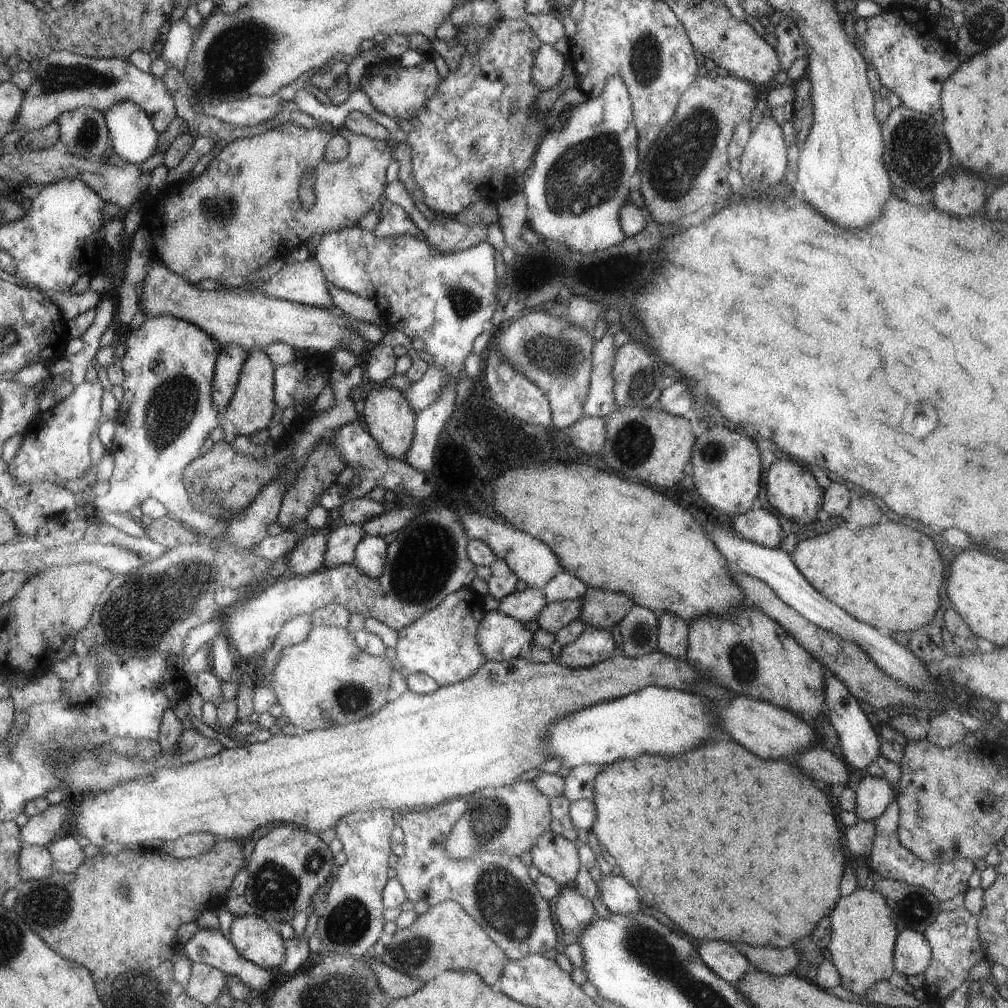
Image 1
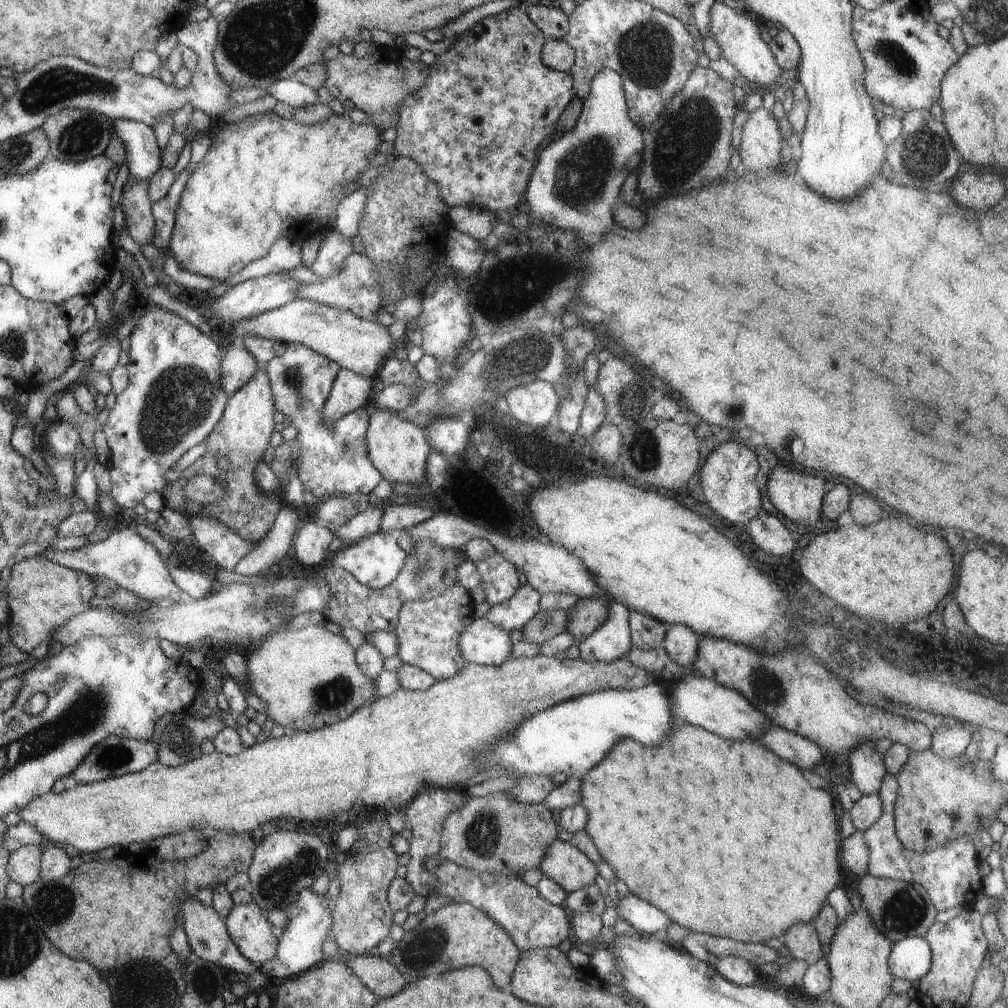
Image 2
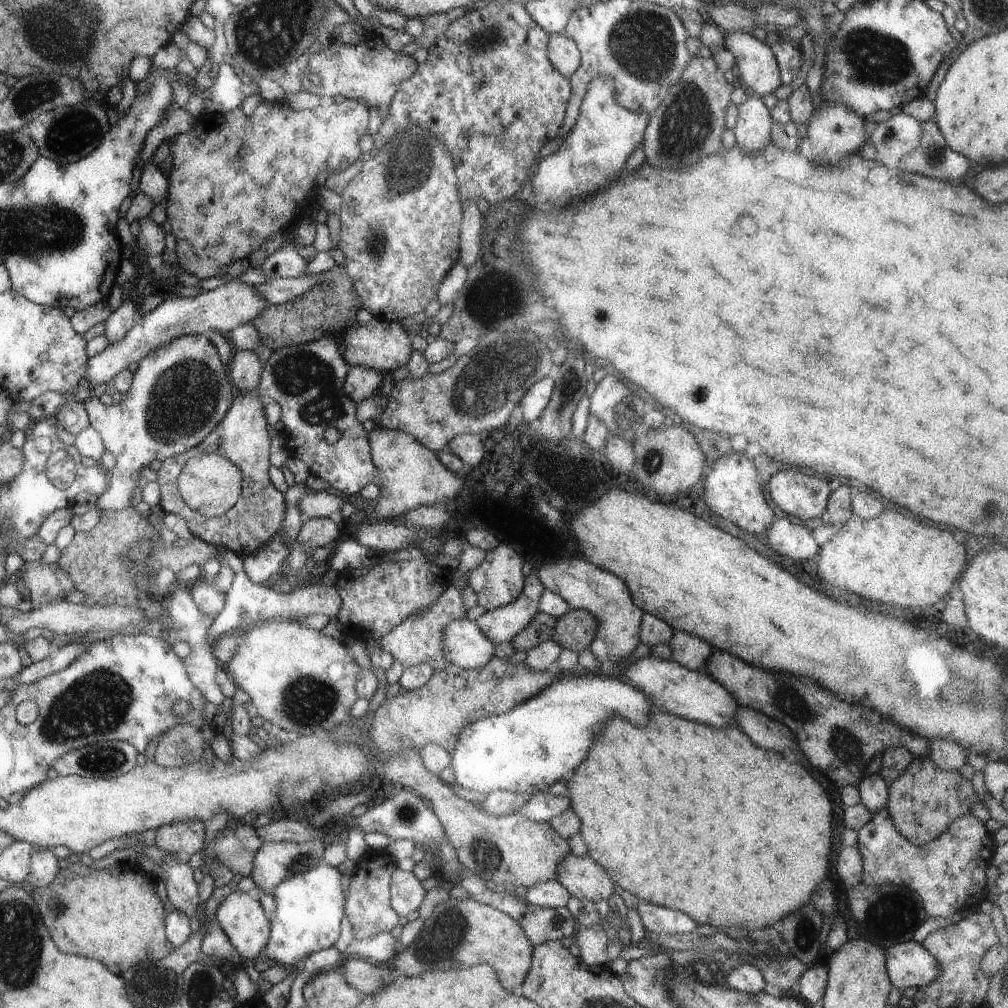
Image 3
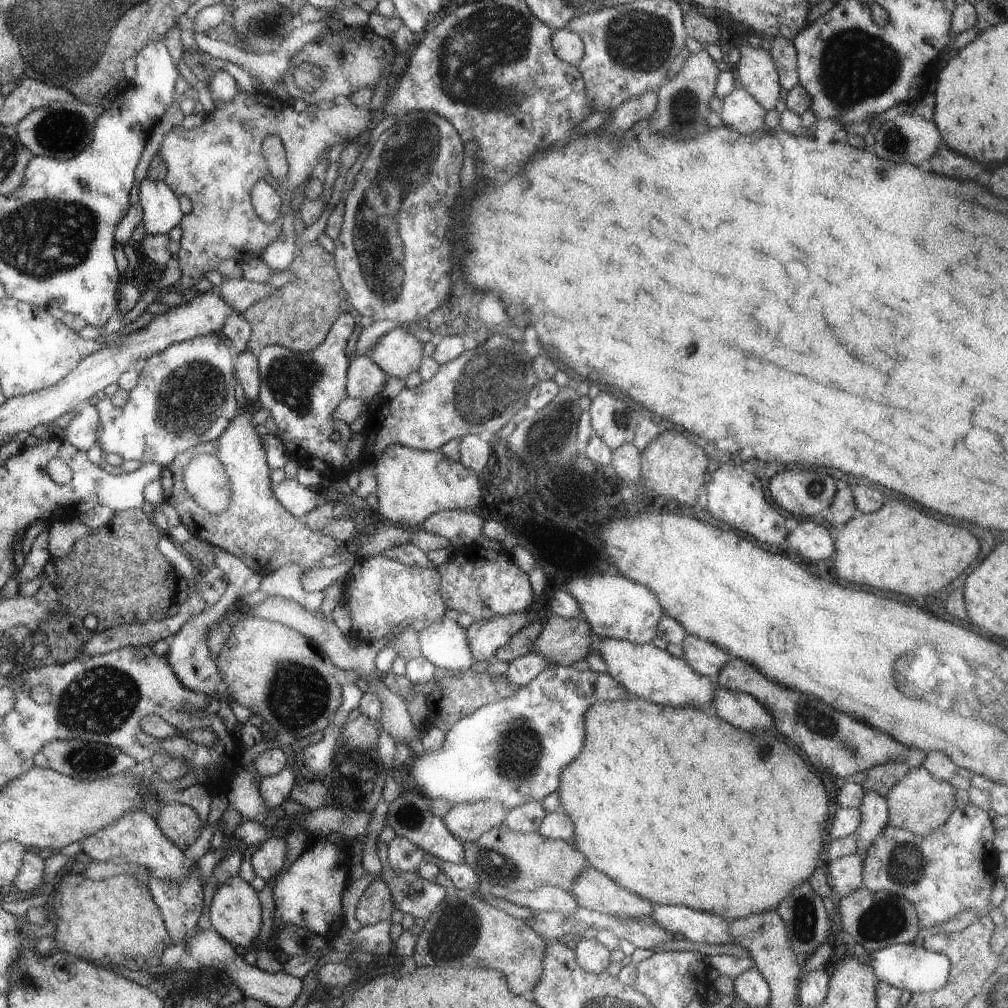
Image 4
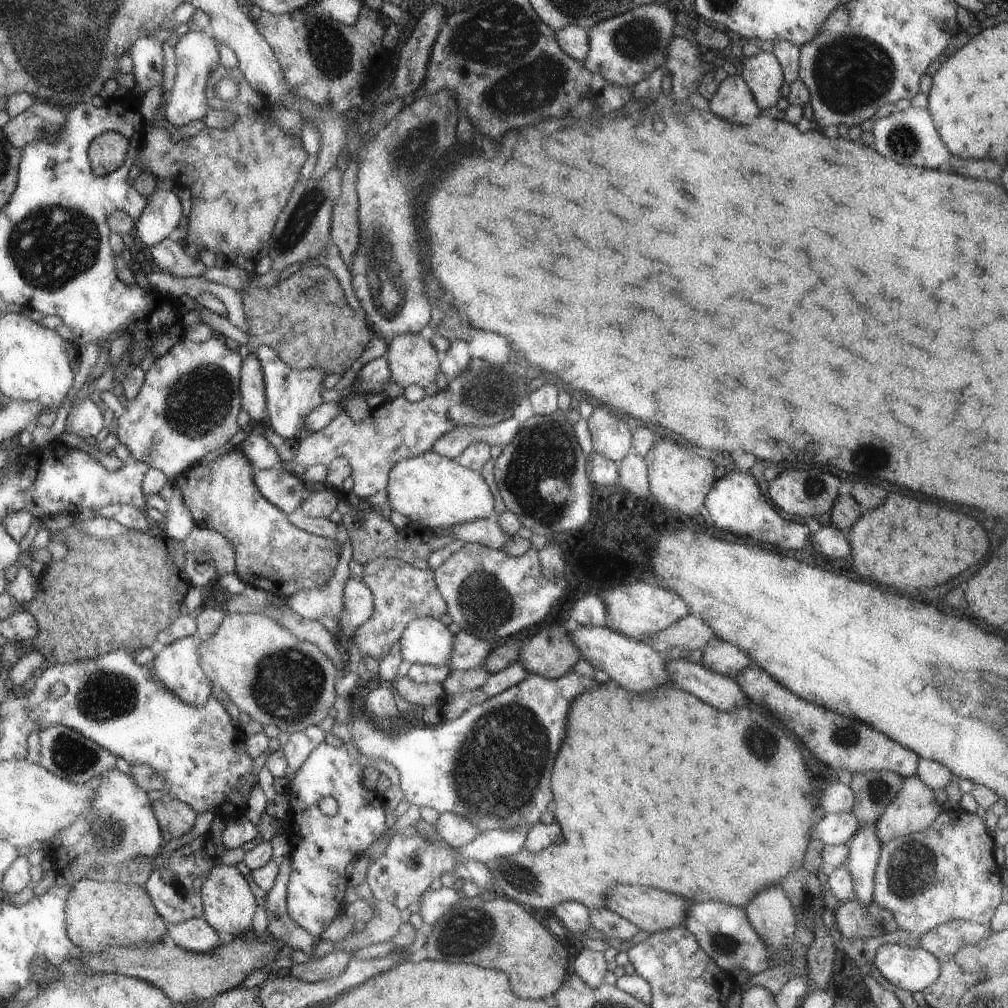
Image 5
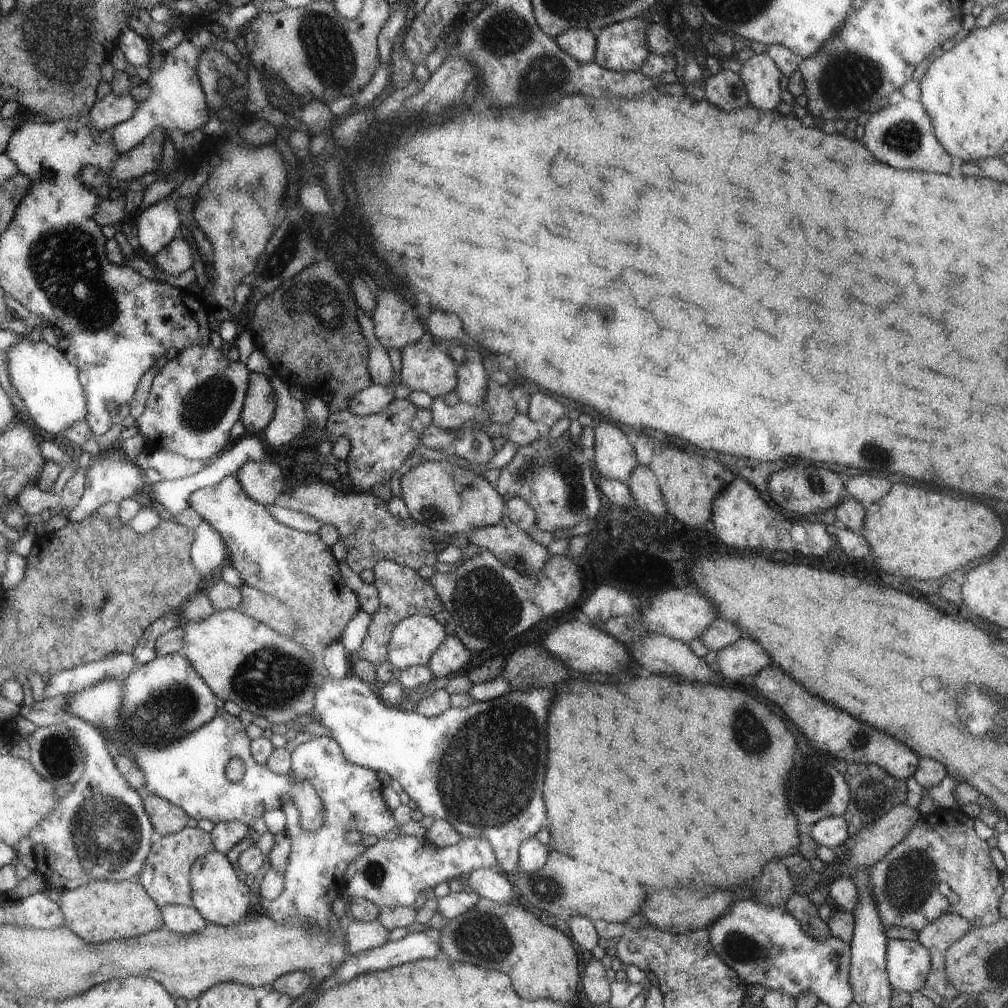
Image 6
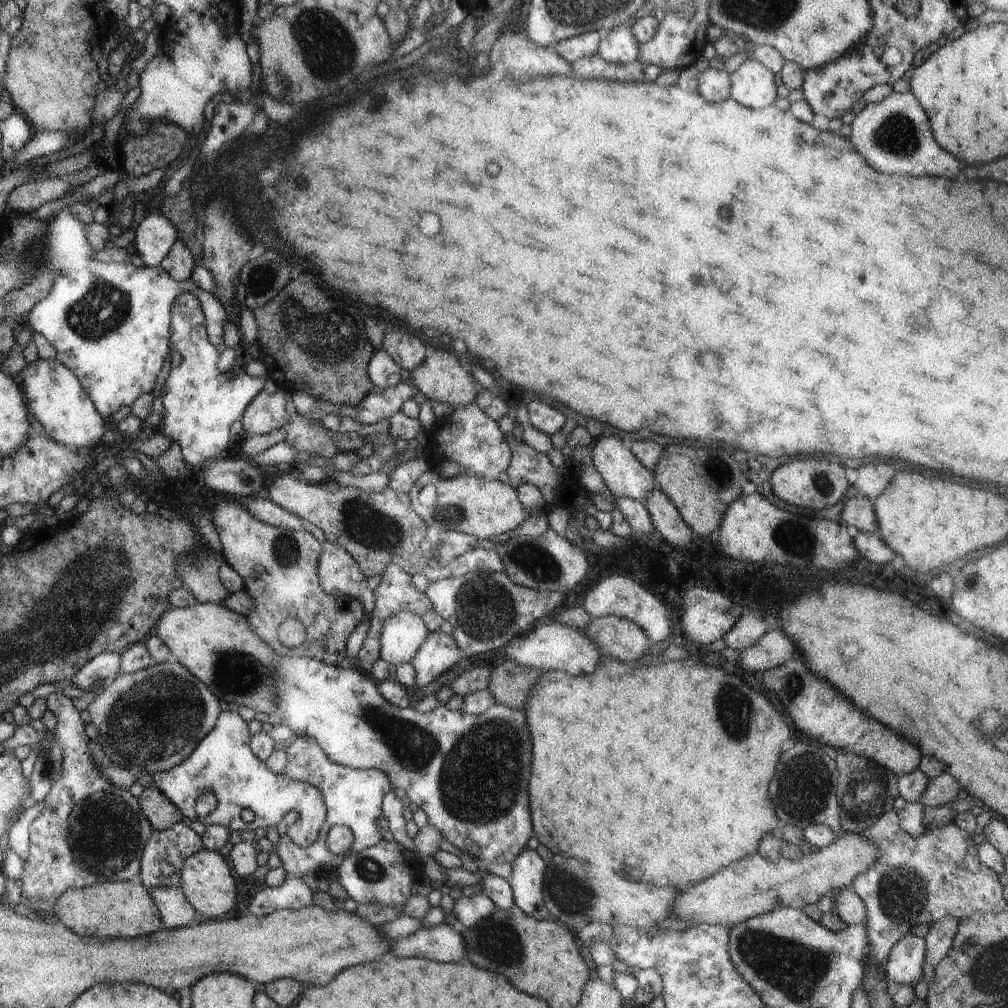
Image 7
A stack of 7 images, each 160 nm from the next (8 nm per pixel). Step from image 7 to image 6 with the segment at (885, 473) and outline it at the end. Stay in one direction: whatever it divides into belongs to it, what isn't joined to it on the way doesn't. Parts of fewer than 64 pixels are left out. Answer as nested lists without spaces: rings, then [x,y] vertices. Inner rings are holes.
[[[852,476],[844,485],[845,496],[858,500],[862,504],[877,502],[889,490],[889,480],[873,478],[873,476]]]

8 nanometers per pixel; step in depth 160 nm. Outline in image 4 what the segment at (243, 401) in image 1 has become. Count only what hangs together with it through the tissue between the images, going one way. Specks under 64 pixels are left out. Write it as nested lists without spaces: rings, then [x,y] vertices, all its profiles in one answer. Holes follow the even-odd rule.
[[[249,404],[241,406],[239,412],[227,423],[217,438],[180,452],[163,467],[165,501],[177,511],[179,522],[193,537],[235,555],[260,577],[289,563],[300,566],[304,572],[319,567],[318,562],[324,556],[340,551],[342,546],[329,535],[309,530],[302,519],[287,512],[276,500],[271,490],[270,468],[264,459],[261,436],[255,433],[255,426],[251,423],[254,408]],[[203,453],[213,455],[220,460],[228,474],[230,501],[217,514],[211,514],[195,504],[182,483],[182,470],[186,462],[192,456]]]

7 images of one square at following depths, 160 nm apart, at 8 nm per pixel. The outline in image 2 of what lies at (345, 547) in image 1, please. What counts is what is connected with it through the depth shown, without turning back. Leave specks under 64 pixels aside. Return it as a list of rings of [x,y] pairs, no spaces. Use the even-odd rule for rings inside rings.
[[[369,506],[352,516],[345,524],[337,526],[333,532],[343,544],[354,543],[367,535],[372,535],[378,531],[378,522],[382,511],[379,508],[370,508]]]

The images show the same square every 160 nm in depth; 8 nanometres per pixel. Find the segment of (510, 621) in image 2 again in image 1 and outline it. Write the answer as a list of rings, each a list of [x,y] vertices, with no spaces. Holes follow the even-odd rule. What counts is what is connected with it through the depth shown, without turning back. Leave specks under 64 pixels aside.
[[[525,587],[504,596],[496,609],[499,614],[526,623],[535,619],[538,612],[547,604],[542,588]]]

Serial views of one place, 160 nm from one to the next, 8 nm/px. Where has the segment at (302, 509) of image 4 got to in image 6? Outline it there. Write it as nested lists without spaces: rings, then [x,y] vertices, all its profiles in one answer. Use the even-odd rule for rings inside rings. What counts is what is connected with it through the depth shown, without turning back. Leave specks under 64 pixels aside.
[[[267,458],[243,463],[234,474],[243,492],[263,506],[275,504],[276,498],[286,490],[281,468]]]

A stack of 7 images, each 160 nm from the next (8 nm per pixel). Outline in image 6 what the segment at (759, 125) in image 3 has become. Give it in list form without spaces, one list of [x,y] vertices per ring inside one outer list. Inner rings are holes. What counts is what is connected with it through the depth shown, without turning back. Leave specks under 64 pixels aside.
[[[721,69],[703,80],[705,98],[709,104],[725,110],[743,108],[747,104],[746,92],[740,76],[728,69]]]

